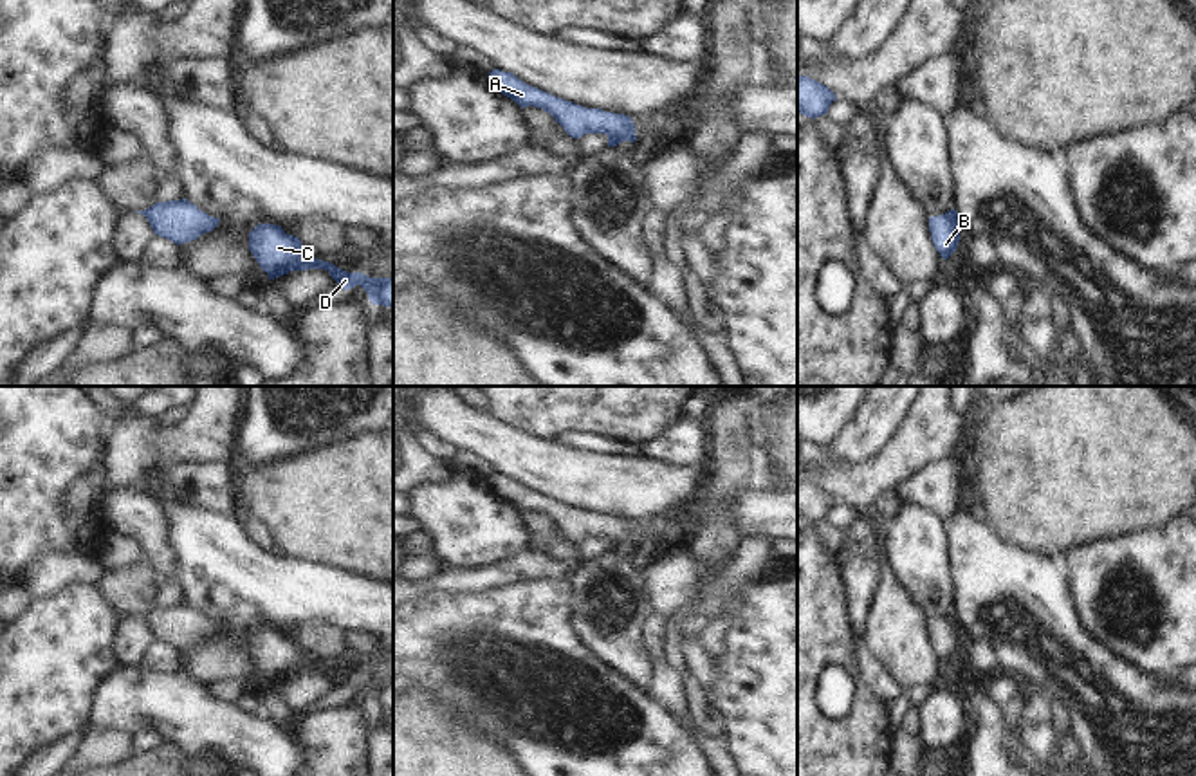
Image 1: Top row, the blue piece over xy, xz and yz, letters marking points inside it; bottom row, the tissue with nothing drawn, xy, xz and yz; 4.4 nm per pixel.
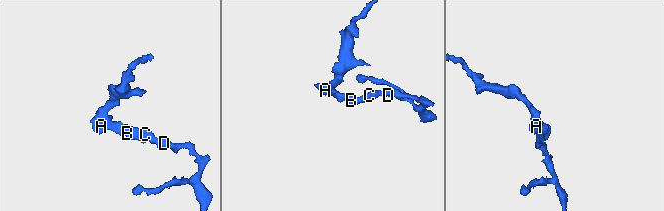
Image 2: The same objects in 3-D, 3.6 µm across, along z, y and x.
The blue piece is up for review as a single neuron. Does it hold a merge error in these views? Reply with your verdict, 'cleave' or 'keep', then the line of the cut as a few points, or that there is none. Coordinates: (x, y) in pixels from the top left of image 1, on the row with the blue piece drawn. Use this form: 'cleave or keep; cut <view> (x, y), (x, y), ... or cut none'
keep; cut none

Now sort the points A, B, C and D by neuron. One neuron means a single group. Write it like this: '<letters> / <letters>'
A B C D

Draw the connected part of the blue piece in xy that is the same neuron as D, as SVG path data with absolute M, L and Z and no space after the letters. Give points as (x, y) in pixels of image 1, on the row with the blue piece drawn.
M258 224L249 233L249 251L269 280L290 271L325 269L345 291L361 285L373 305L393 305L393 278L370 278L363 273L346 273L330 262L317 260L298 236L287 235L281 226Z

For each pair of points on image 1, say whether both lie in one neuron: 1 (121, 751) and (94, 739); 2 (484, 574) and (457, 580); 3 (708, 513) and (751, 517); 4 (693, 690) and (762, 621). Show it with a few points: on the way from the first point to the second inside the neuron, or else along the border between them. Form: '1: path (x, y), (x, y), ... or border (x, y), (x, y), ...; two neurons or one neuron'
1: path (114, 748), (101, 746); one neuron
2: path (477, 580), (464, 580); one neuron
3: path (718, 509), (740, 509); one neuron
4: border (706, 695), (709, 704); two neurons

